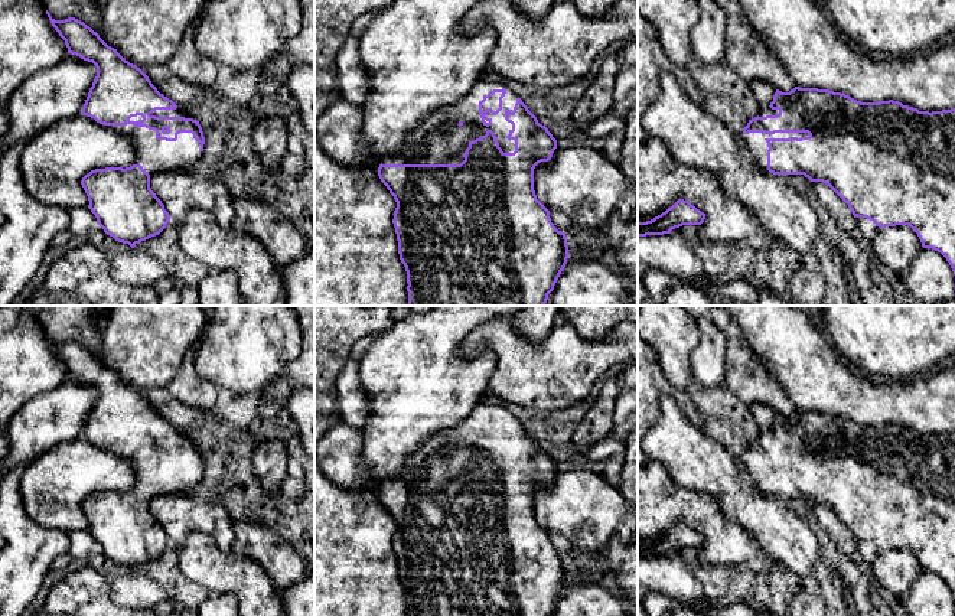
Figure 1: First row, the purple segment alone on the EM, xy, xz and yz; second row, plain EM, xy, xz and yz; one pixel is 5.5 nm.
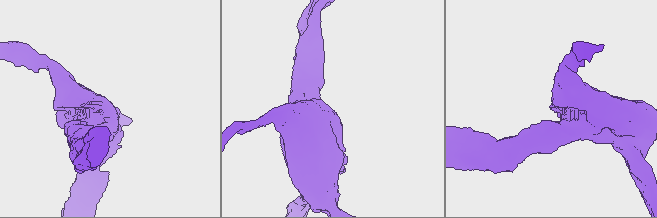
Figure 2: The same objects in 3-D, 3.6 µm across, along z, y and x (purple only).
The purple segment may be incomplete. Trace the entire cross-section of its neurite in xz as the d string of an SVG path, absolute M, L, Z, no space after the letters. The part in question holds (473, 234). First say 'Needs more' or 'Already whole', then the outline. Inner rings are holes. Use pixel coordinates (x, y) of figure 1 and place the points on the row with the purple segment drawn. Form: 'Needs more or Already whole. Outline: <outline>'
Needs more. Outline: M479 79L459 101L443 105L428 115L405 137L395 156L387 157L378 167L378 176L397 202L394 228L398 241L400 260L407 271L408 306L544 306L548 294L564 270L568 258L565 234L558 231L550 218L550 211L537 199L534 190L534 169L548 162L557 149L557 140L548 128L538 123L519 97L502 84Z

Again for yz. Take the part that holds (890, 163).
Needs more. Outline: M795 87L789 92L776 89L770 105L760 108L759 114L749 120L741 137L757 170L773 175L804 175L811 182L822 182L848 205L854 216L867 218L879 228L909 225L917 234L922 247L941 252L955 274L955 108L929 113L893 100L861 102L850 95L829 89Z

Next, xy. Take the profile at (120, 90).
Needs more. Outline: M48 10L46 14L65 40L68 53L92 62L97 68L97 76L81 114L127 136L133 143L136 151L133 166L91 170L82 177L81 185L89 201L88 208L104 232L134 248L141 241L159 235L170 221L164 205L150 189L150 177L160 172L183 172L190 167L203 151L202 127L199 121L189 117L185 108L179 108L160 94L140 68L126 61L84 22L75 17L55 20Z

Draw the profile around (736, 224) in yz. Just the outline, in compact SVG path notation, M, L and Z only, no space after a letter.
M656 137L638 143L638 222L653 219L678 199L705 214L701 225L671 231L690 244L727 242L766 250L776 239L753 211L726 195L716 175L679 164Z

